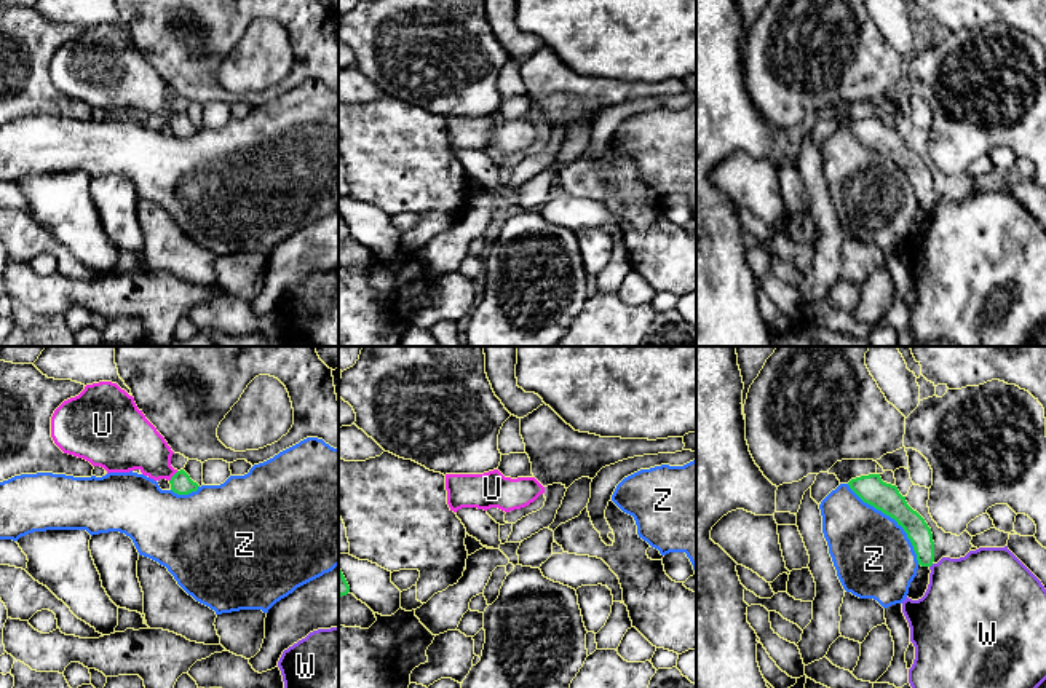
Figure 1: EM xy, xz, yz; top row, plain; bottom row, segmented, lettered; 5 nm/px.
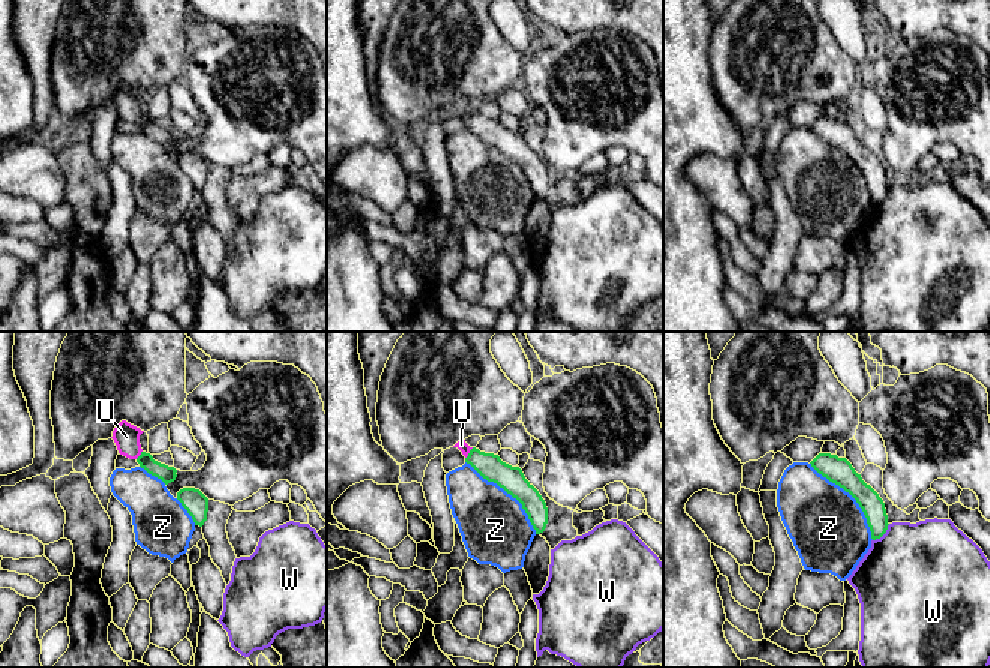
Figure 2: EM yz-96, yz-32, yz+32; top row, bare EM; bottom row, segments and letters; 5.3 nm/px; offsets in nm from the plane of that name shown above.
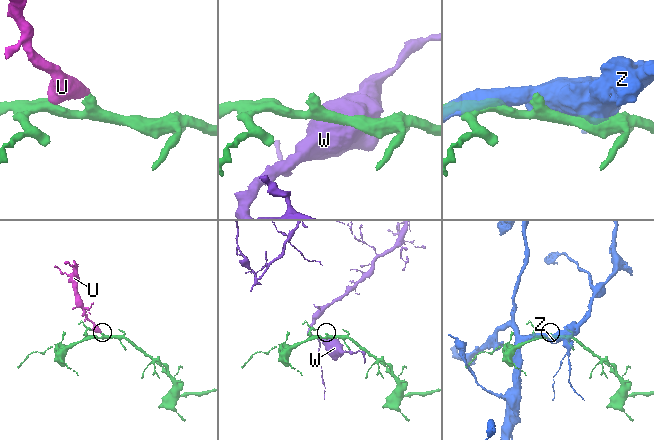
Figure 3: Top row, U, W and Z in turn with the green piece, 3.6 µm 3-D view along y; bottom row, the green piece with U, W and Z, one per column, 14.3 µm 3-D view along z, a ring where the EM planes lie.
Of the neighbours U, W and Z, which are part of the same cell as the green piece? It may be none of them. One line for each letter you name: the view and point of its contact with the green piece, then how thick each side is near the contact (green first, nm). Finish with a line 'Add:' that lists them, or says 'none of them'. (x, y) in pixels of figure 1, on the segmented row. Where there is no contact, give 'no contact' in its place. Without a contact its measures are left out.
U: contact xy (173, 476); calibres 110 and 260 nm
Add: U

